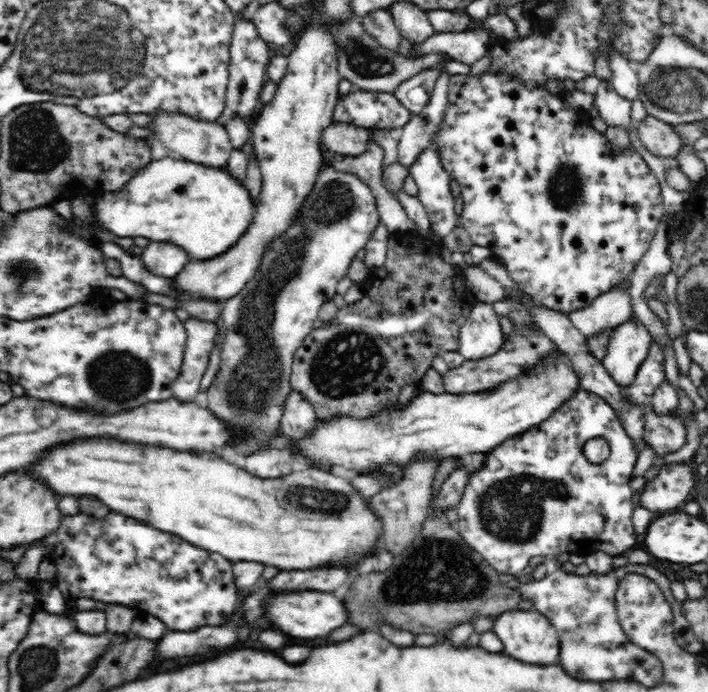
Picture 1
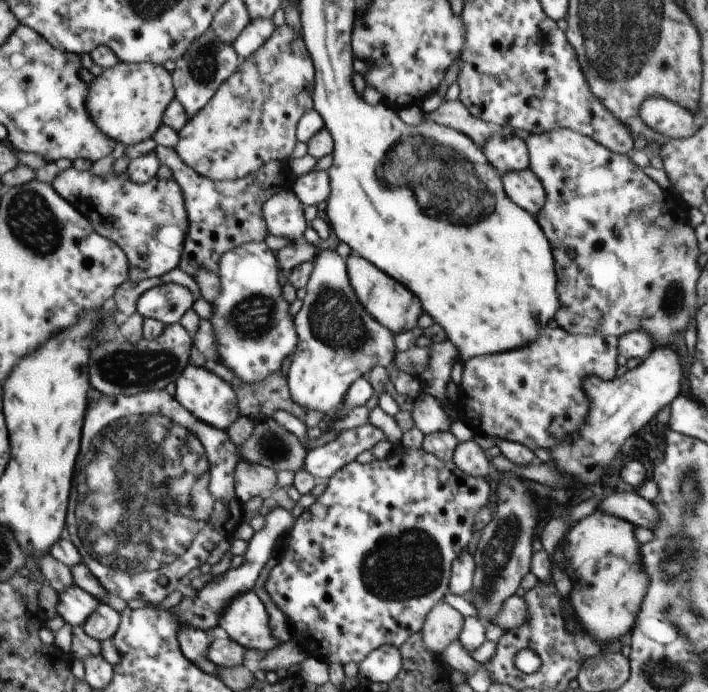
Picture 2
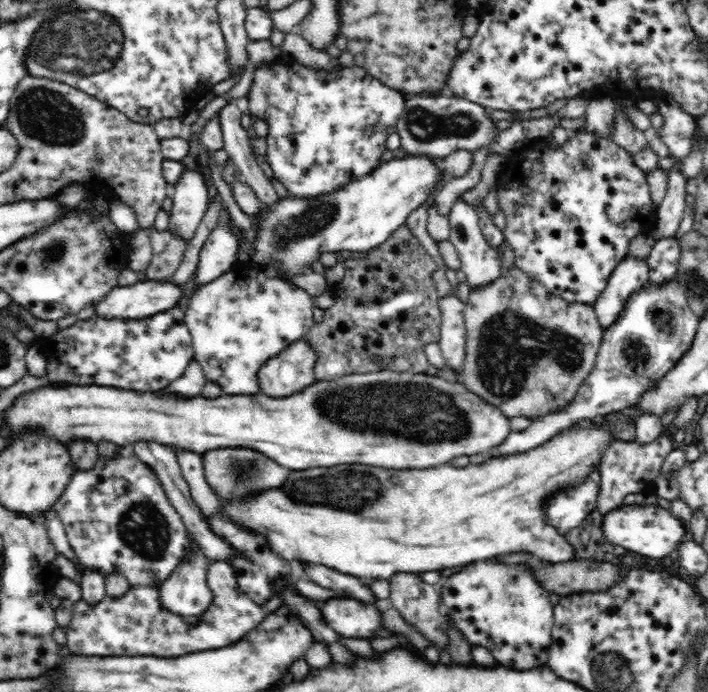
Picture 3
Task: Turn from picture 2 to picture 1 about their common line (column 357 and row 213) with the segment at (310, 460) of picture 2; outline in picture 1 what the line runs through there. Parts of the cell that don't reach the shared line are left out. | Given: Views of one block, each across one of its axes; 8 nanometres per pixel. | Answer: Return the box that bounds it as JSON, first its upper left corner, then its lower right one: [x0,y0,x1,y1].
[409,148,461,238]

